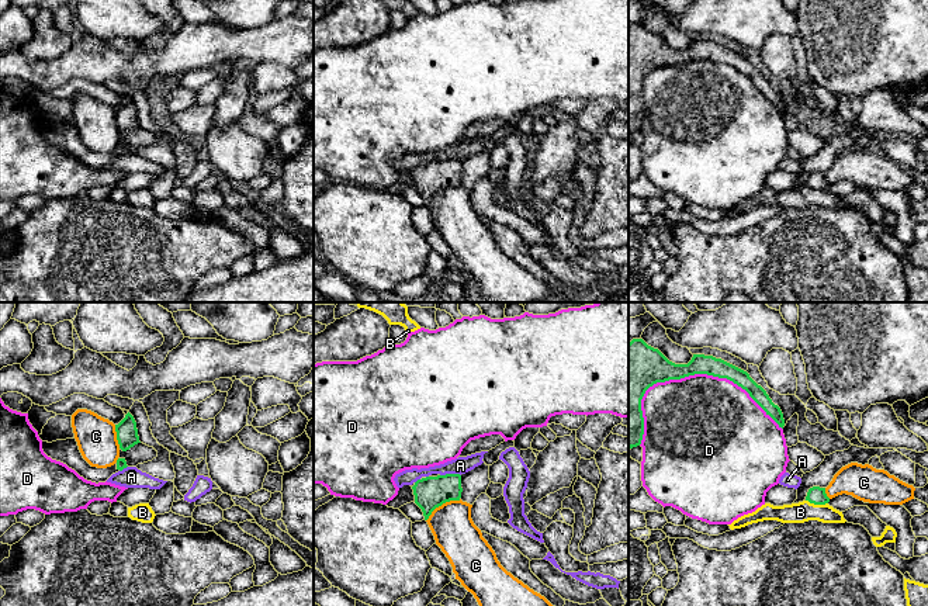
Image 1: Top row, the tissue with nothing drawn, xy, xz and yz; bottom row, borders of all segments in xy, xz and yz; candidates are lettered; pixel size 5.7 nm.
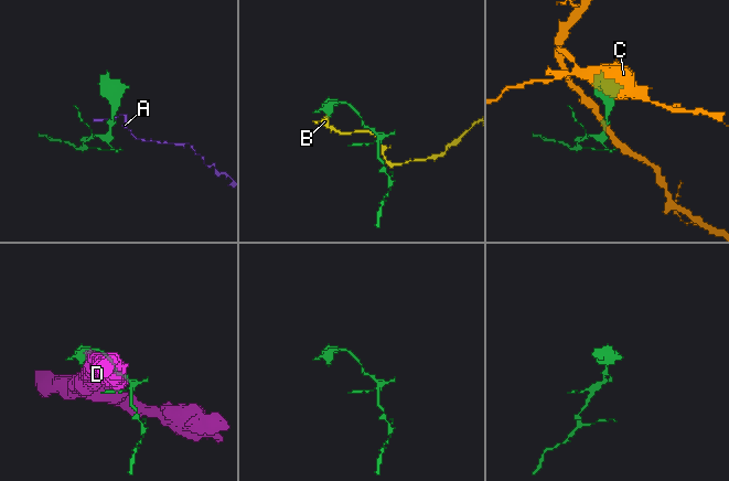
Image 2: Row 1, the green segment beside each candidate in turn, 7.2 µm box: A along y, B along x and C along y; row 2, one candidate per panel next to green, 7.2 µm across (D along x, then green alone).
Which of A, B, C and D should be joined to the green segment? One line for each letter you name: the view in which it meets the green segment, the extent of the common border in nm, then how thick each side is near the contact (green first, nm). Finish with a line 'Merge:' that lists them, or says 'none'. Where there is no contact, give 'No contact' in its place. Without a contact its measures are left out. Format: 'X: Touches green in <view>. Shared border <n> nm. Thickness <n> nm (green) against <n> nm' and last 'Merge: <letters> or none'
Merge: none

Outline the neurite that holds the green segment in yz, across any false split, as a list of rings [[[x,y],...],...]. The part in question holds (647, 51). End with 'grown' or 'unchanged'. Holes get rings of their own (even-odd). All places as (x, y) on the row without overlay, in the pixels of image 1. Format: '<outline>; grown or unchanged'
[[[643,24],[629,28],[629,132],[641,129],[644,103],[641,84],[645,76],[657,67],[681,65],[695,59],[727,63],[745,75],[749,82],[783,114],[785,104],[780,93],[772,87],[766,76],[747,56],[713,41],[693,39],[688,49],[669,46],[658,34]]]; unchanged

